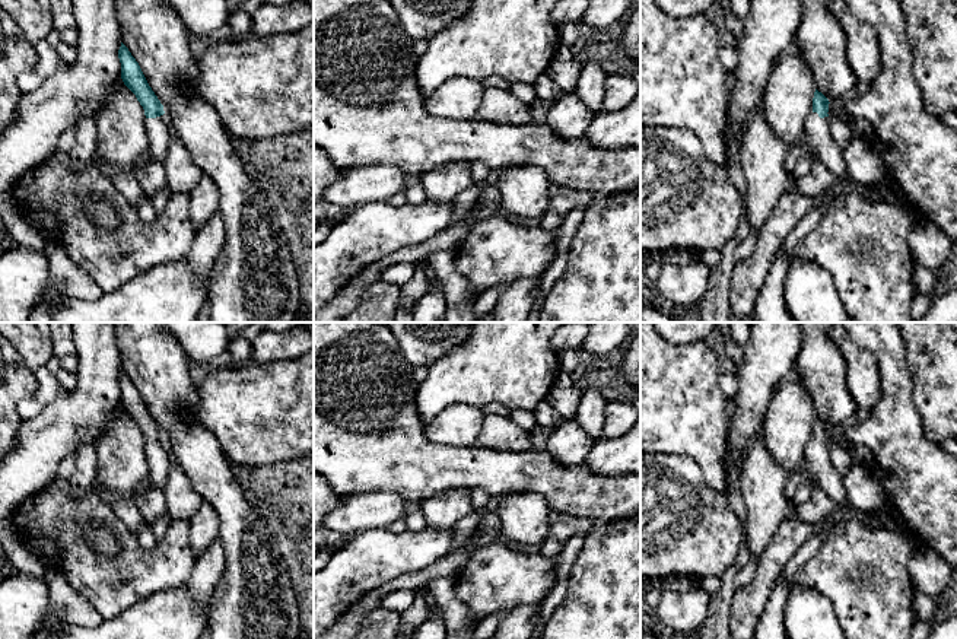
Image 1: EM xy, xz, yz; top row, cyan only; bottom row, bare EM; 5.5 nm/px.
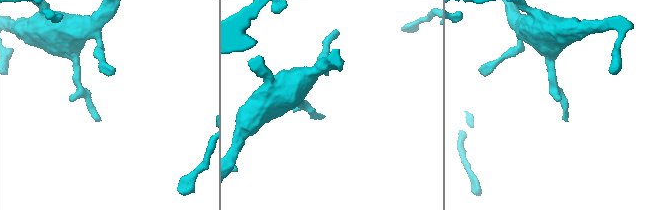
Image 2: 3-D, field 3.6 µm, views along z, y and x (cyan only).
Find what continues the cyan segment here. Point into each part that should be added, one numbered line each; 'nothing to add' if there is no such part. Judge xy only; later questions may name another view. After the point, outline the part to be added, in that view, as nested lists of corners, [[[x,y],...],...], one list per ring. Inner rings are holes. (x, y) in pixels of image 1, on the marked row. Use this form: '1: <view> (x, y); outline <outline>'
1: xy (159, 134); outline [[[166,115],[144,118],[149,140],[149,153],[152,162],[163,163],[168,155],[169,143],[174,137]]]

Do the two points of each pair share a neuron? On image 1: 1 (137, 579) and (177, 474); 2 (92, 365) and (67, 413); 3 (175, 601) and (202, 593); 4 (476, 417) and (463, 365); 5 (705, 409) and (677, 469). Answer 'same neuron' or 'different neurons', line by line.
1: different neurons
2: same neuron
3: different neurons
4: different neurons
5: different neurons

